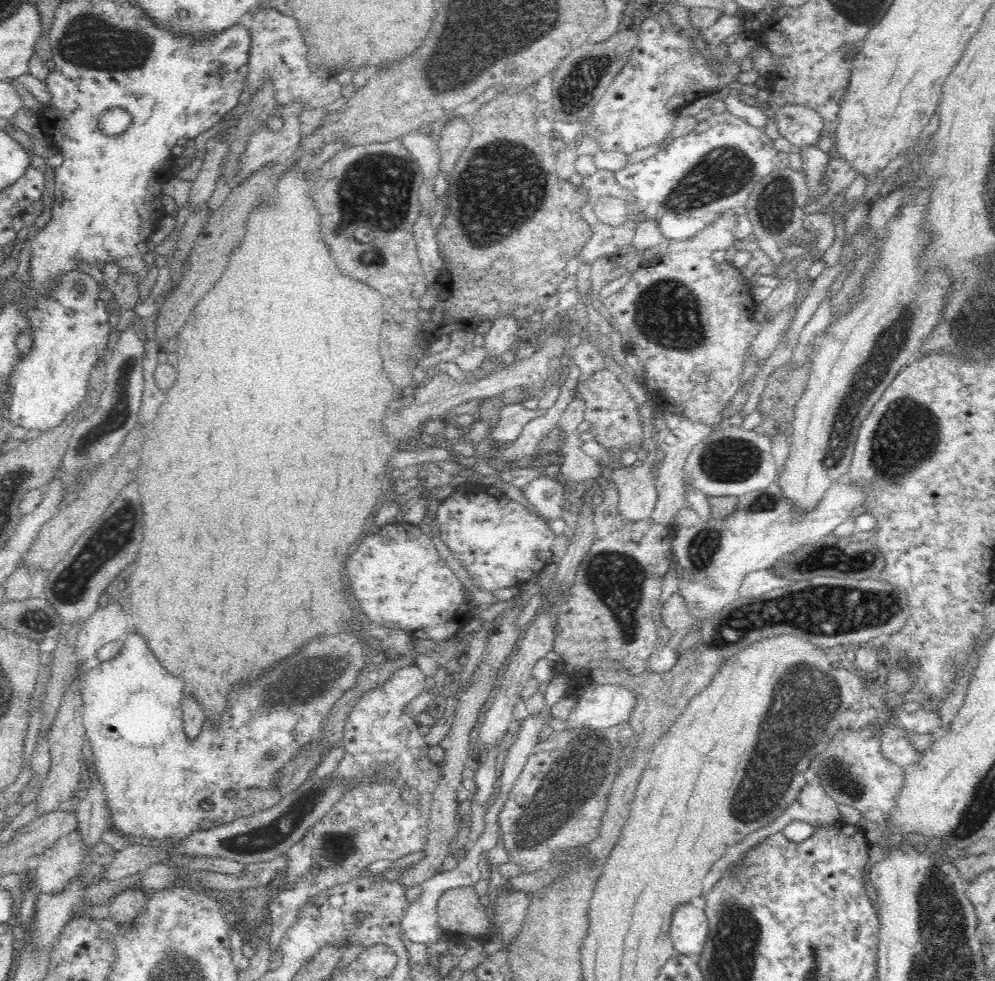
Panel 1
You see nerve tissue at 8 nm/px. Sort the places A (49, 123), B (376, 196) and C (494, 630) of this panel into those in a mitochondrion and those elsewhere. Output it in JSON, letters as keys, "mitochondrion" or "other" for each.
{"A":"other","B":"mitochondrion","C":"other"}

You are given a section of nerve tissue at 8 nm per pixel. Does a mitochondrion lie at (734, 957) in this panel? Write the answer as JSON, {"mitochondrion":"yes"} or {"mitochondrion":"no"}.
{"mitochondrion":"yes"}

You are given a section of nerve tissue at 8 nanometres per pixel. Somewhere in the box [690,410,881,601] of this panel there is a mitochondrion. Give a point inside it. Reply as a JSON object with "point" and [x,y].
{"point":[732,462]}

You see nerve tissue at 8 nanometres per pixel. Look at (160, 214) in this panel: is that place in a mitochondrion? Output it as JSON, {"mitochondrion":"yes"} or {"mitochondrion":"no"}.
{"mitochondrion":"no"}

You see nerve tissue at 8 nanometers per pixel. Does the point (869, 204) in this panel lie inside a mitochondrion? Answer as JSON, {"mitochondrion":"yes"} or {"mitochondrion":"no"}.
{"mitochondrion":"no"}

